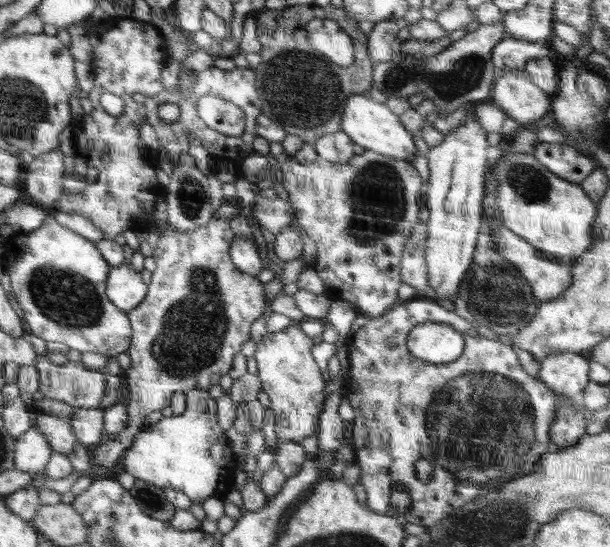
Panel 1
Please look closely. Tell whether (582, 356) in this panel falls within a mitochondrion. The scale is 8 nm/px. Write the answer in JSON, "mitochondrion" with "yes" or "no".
{"mitochondrion":"no"}

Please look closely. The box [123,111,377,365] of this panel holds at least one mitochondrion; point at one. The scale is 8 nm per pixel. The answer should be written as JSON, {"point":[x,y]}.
{"point":[191,196]}

